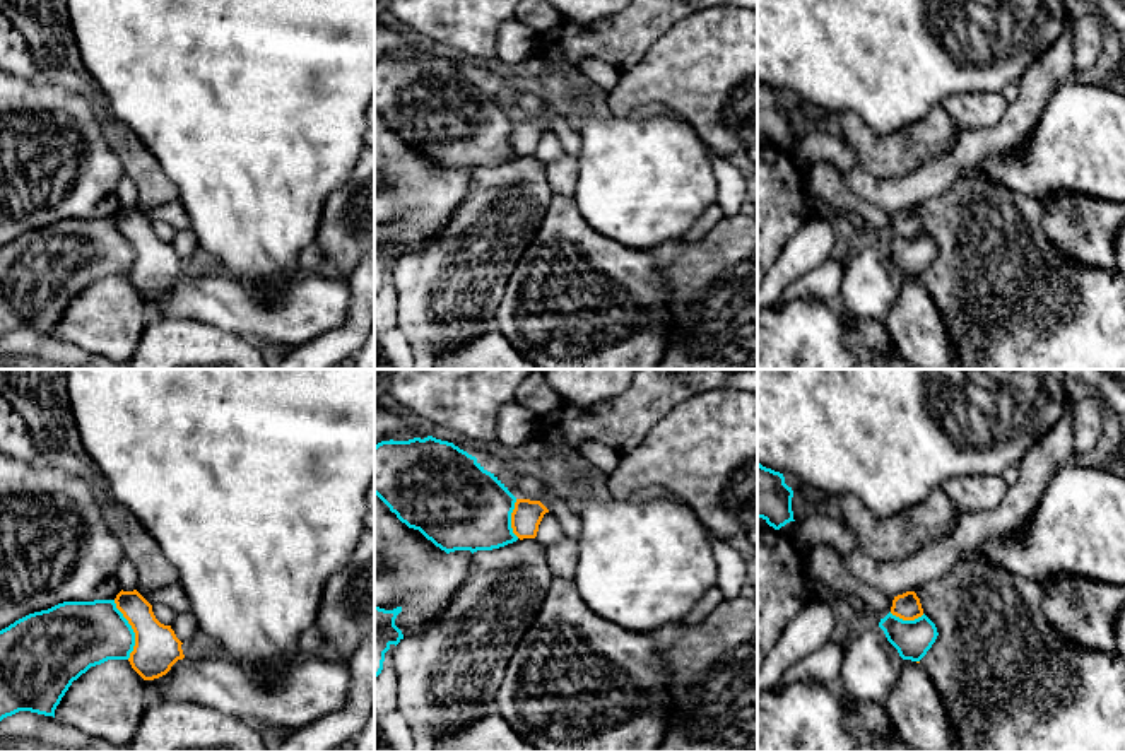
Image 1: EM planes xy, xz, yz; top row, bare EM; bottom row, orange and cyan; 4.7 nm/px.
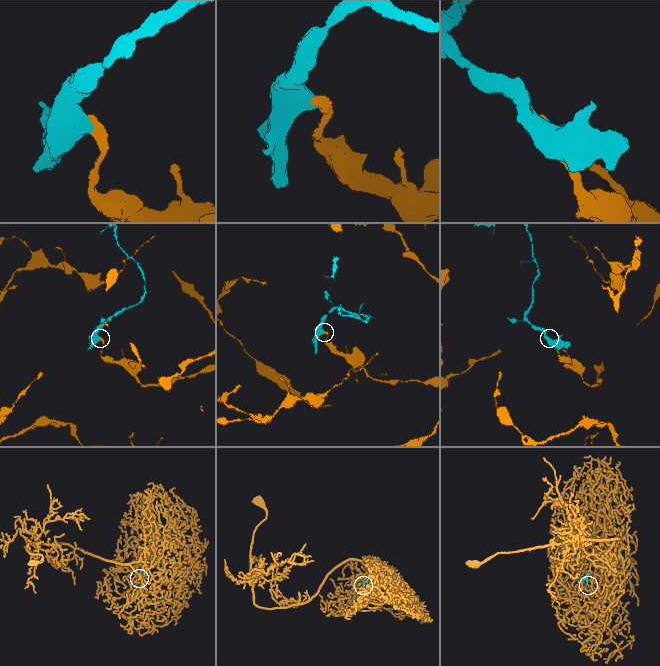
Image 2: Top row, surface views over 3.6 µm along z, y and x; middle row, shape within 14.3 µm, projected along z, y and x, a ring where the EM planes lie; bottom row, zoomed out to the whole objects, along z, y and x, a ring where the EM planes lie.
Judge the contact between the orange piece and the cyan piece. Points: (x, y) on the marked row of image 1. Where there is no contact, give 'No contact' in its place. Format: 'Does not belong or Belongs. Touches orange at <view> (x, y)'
Does not belong. Touches orange at xy (132, 628)

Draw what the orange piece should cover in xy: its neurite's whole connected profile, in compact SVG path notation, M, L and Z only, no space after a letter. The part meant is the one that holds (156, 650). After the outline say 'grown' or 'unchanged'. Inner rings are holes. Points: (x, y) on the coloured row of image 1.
M121 590L115 603L135 632L135 646L128 661L144 680L166 675L178 660L185 658L183 643L171 626L156 619L152 605L137 590Z; unchanged

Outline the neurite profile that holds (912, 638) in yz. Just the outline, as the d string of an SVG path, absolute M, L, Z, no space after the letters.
M889 612L879 627L899 656L911 661L920 661L939 636L935 624L925 614L915 620L903 620Z

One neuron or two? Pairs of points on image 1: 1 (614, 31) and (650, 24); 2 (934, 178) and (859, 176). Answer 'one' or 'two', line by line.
1: one
2: one

